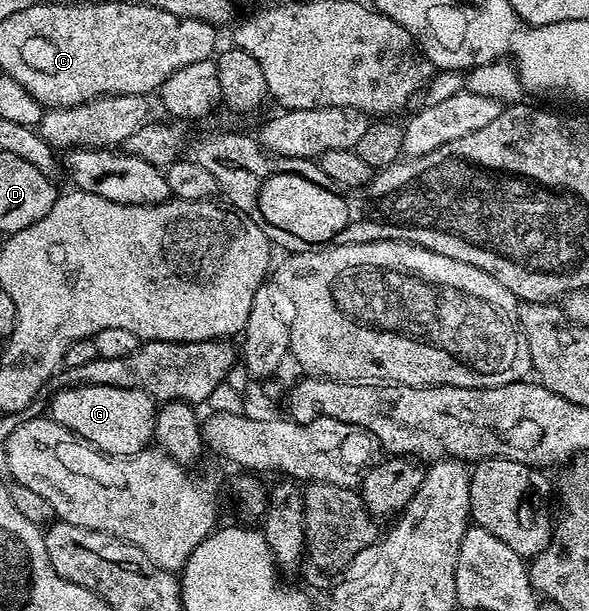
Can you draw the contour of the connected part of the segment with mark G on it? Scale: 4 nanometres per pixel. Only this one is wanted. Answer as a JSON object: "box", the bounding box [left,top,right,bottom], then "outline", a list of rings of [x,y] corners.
{"box":[49,385,157,457],"outline":[[[111,385],[67,387],[49,400],[50,418],[78,435],[83,442],[112,457],[138,455],[140,451],[148,450],[155,434],[156,414],[157,403],[146,393]]]}

